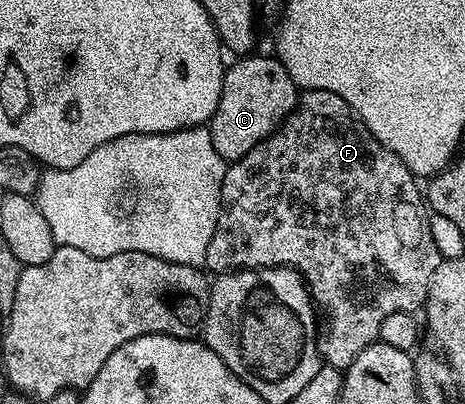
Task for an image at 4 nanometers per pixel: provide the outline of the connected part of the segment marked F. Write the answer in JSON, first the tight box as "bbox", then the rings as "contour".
{"bbox":[205,89,440,370],"contour":[[[320,89],[306,90],[300,96],[299,103],[294,111],[284,119],[280,128],[274,133],[268,135],[261,143],[257,143],[257,147],[253,147],[253,151],[249,151],[249,155],[245,155],[241,159],[230,162],[227,165],[227,174],[223,180],[221,187],[221,203],[219,204],[219,222],[213,231],[213,239],[209,239],[209,251],[205,251],[205,266],[208,270],[212,269],[212,274],[218,275],[221,273],[230,273],[232,269],[272,269],[278,265],[285,265],[288,269],[295,269],[303,276],[307,282],[307,287],[311,291],[311,299],[315,302],[318,312],[327,320],[327,329],[331,332],[331,337],[320,336],[318,338],[319,351],[322,360],[333,366],[335,369],[346,370],[348,365],[353,363],[353,359],[357,359],[357,355],[361,355],[361,351],[365,351],[365,347],[375,344],[379,340],[379,332],[381,331],[381,323],[388,315],[393,315],[393,311],[405,311],[406,313],[415,313],[424,308],[427,292],[429,291],[429,283],[433,279],[433,271],[437,271],[440,263],[439,252],[437,251],[437,243],[433,243],[433,231],[431,230],[431,217],[429,216],[429,206],[425,200],[424,194],[421,192],[420,182],[417,180],[414,173],[409,171],[409,167],[401,160],[400,157],[393,151],[389,151],[389,147],[384,145],[370,133],[367,129],[367,124],[361,120],[357,114],[349,107],[349,103],[345,103],[345,99],[341,99],[341,95],[333,95],[333,91],[321,91]]]}

